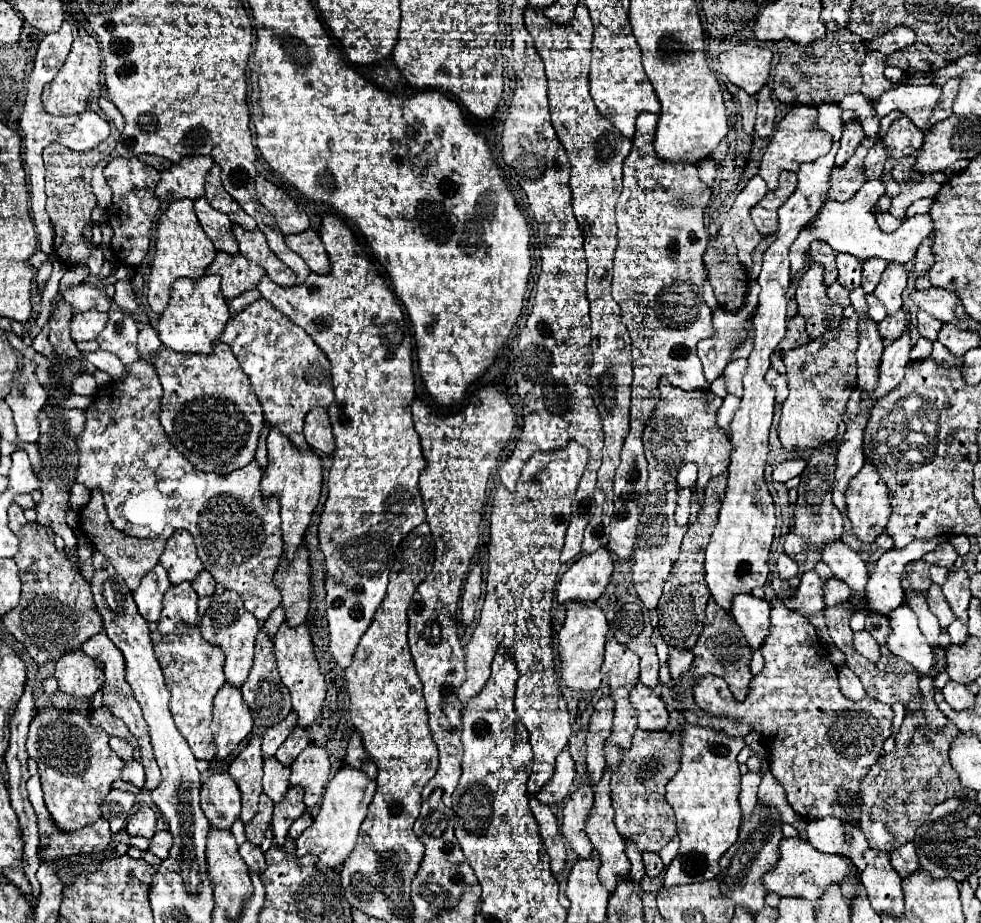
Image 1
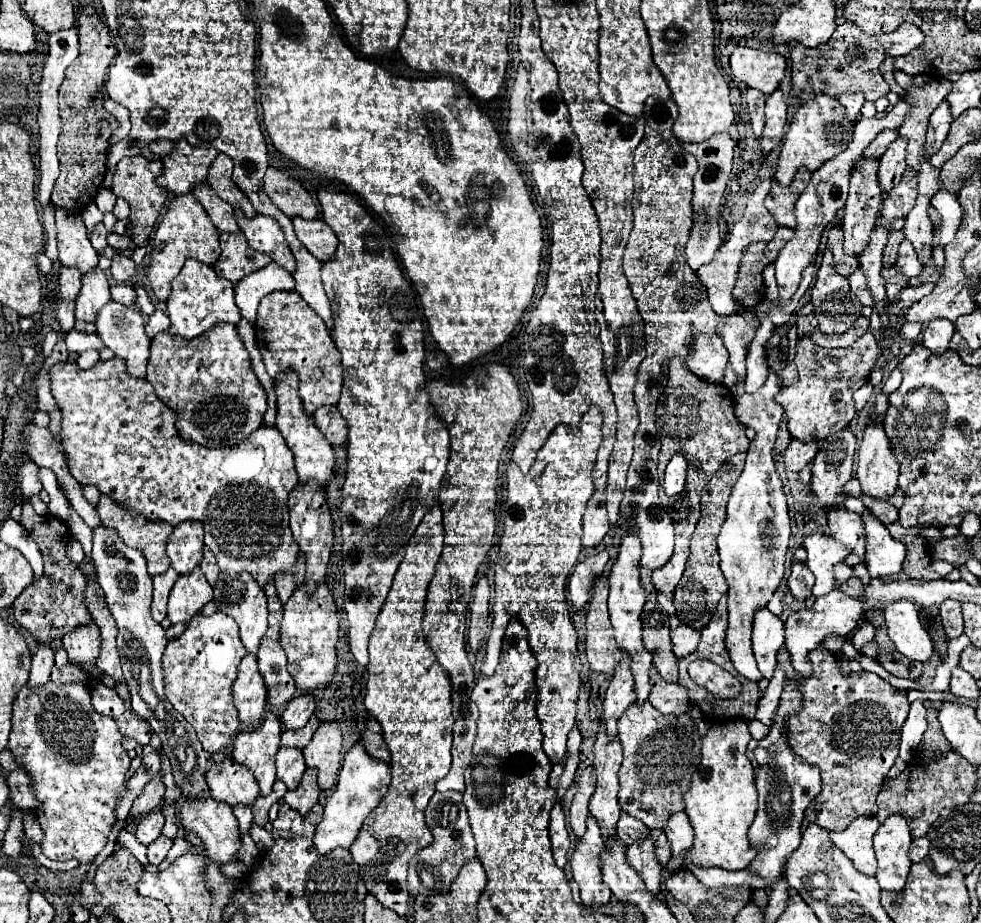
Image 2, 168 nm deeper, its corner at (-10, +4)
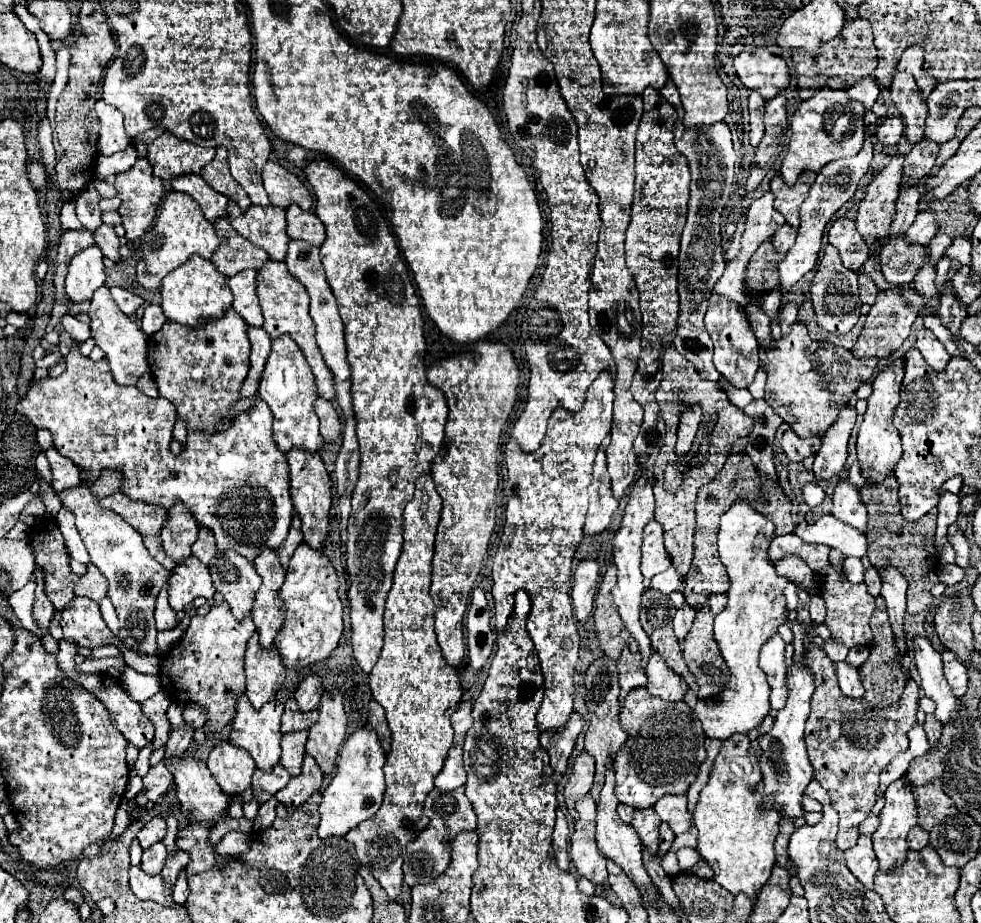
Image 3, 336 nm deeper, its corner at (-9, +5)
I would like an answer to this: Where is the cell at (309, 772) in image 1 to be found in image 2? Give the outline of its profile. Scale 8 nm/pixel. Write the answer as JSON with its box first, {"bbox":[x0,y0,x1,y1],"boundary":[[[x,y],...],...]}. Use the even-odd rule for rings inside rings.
{"bbox":[303,722,343,790],"boundary":[[[323,722],[313,740],[303,748],[307,768],[315,768],[319,776],[319,788],[329,790],[337,780],[337,772],[341,766],[341,744],[343,732],[333,722]]]}

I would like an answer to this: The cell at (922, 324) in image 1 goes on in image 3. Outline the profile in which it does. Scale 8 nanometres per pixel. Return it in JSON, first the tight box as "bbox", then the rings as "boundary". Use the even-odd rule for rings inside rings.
{"bbox":[916,327,950,371],"boundary":[[[924,327],[916,333],[916,347],[918,347],[918,351],[922,353],[922,357],[926,359],[926,363],[930,367],[934,367],[936,371],[942,371],[946,367],[950,355],[930,329]]]}

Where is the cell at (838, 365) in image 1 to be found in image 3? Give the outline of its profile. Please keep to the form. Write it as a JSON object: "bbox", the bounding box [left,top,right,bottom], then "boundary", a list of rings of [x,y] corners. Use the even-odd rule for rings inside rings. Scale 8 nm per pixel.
{"bbox":[762,321,878,439],"boundary":[[[800,321],[792,325],[788,335],[774,341],[774,347],[764,353],[762,363],[766,363],[768,373],[764,401],[802,439],[826,433],[826,429],[838,419],[840,411],[850,403],[856,389],[878,369],[878,357],[858,359],[852,351],[842,347],[812,341],[806,325]]]}

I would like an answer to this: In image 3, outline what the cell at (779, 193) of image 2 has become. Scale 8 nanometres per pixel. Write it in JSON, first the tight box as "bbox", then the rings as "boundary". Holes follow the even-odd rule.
{"bbox":[770,171,816,227],"boundary":[[[804,171],[792,187],[788,187],[780,177],[772,179],[770,191],[776,197],[774,199],[774,207],[776,207],[776,211],[780,211],[786,217],[788,225],[798,227],[798,223],[800,223],[798,221],[798,207],[806,199],[808,189],[814,183],[814,179],[816,179],[816,173],[812,173],[812,171]]]}

